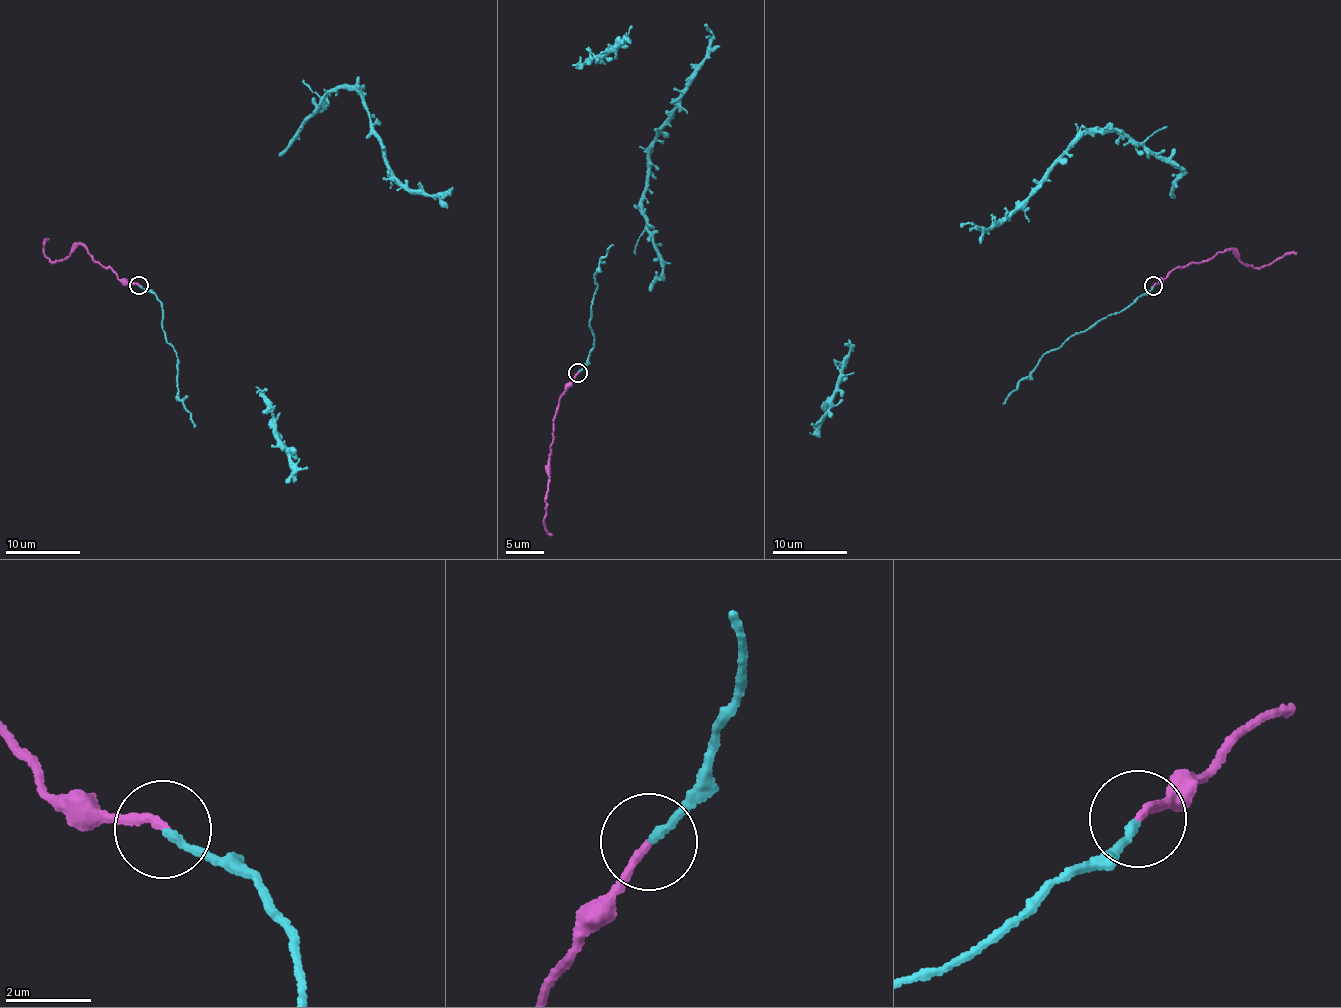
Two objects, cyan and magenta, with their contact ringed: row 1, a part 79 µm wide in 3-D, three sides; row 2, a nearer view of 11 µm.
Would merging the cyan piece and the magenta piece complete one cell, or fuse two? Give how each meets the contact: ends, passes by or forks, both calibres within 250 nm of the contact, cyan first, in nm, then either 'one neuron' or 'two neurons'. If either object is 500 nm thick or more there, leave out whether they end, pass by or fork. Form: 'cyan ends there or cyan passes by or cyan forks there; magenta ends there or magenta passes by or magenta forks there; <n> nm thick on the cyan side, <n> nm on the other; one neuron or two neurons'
cyan ends there; magenta ends there; 170 nm thick on the cyan side, 190 nm on the other; one neuron

